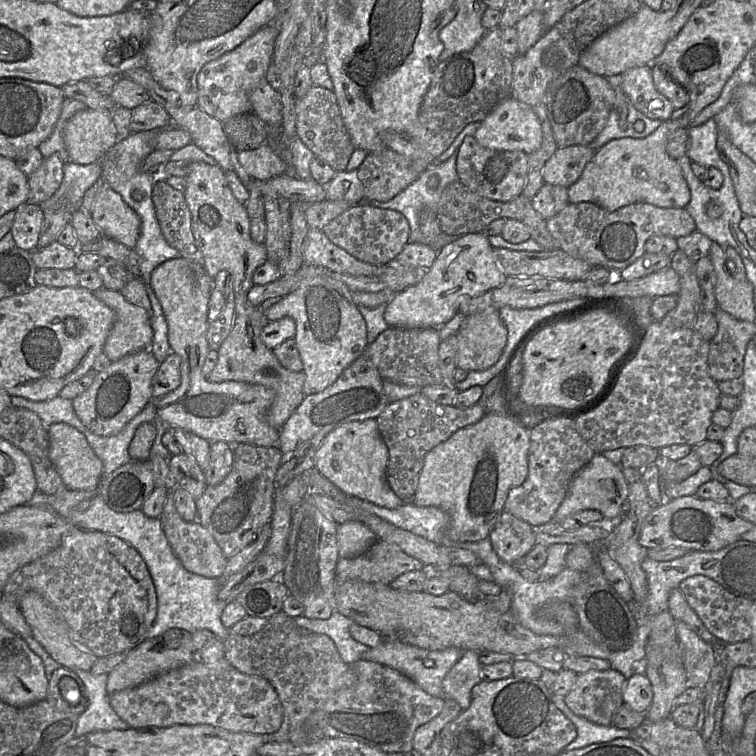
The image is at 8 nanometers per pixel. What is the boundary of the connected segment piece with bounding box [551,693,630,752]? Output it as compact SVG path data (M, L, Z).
M551 694L553 704L575 725L577 737L563 752L584 748L595 743L612 741L617 738L629 738L630 730L619 729L616 726L603 726L586 720L574 714L566 705L563 696Z

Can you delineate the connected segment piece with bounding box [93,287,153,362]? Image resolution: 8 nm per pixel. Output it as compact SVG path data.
M101 287L93 293L110 307L115 315L113 326L103 346L103 353L112 362L150 348L153 329L148 311L128 302L119 291Z

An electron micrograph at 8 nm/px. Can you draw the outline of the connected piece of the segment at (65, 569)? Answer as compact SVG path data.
M73 528L70 532L63 536L60 545L49 552L47 555L38 558L23 567L17 569L8 578L3 588L3 599L10 600L18 604L19 599L27 592L36 592L47 600L63 617L72 638L79 643L84 649L87 649L94 655L99 657L105 657L112 654L120 653L125 650L131 650L141 641L145 640L144 635L153 624L157 614L157 594L148 571L146 563L138 551L127 542L122 539L95 530L84 530L81 528Z

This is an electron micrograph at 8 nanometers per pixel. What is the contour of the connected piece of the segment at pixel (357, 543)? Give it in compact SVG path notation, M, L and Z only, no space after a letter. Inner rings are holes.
M351 520L338 525L336 538L341 558L359 556L378 540L375 533L358 520Z

